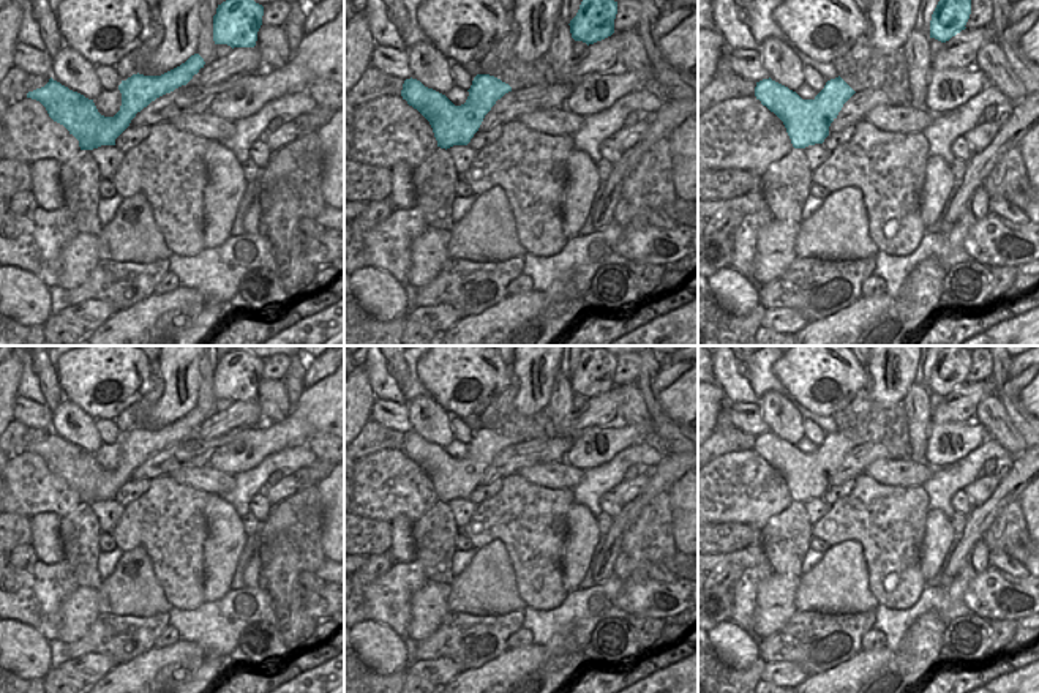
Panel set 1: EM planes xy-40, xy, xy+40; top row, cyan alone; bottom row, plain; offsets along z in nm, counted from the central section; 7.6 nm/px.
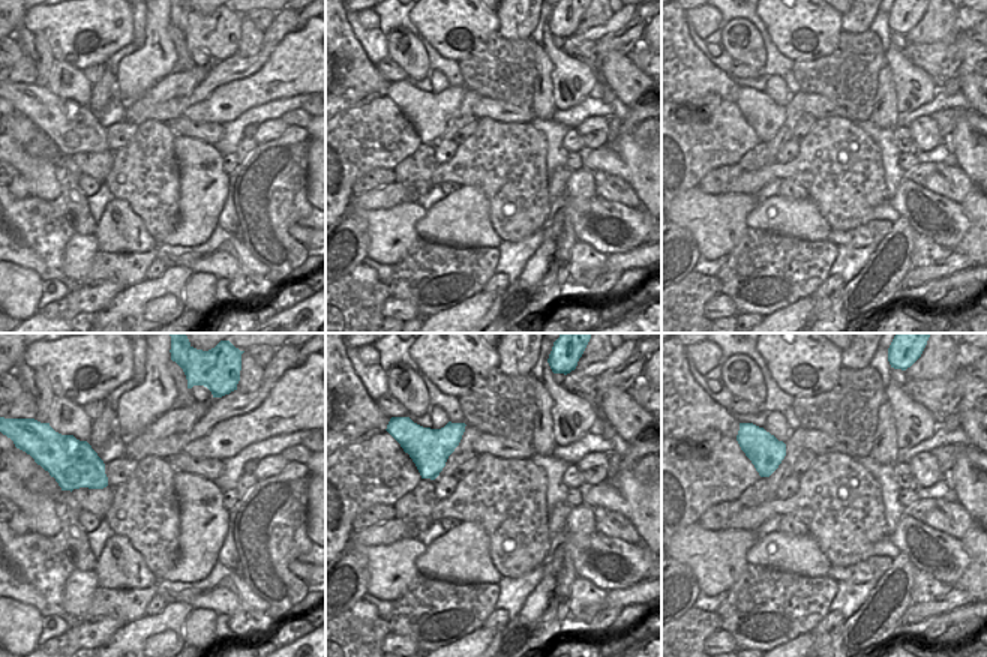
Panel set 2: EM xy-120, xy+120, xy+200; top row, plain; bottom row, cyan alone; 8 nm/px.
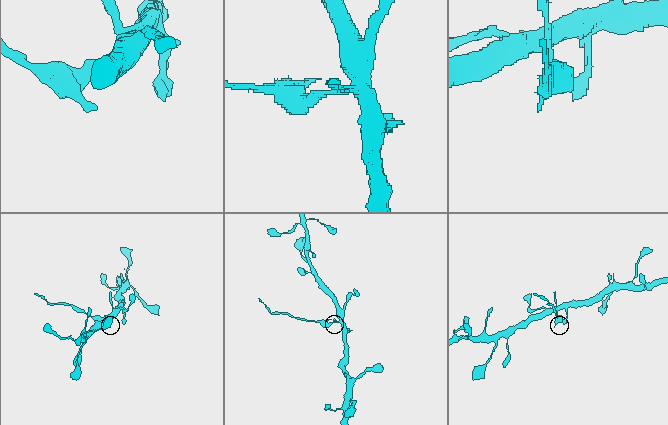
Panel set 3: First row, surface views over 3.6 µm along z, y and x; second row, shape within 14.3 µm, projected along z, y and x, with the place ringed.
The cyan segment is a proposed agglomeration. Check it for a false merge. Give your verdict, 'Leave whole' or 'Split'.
Split.

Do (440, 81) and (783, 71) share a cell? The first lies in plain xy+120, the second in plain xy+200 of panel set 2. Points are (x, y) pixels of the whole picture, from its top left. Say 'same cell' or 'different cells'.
different cells

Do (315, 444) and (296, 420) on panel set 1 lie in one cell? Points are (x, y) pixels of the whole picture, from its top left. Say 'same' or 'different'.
different

